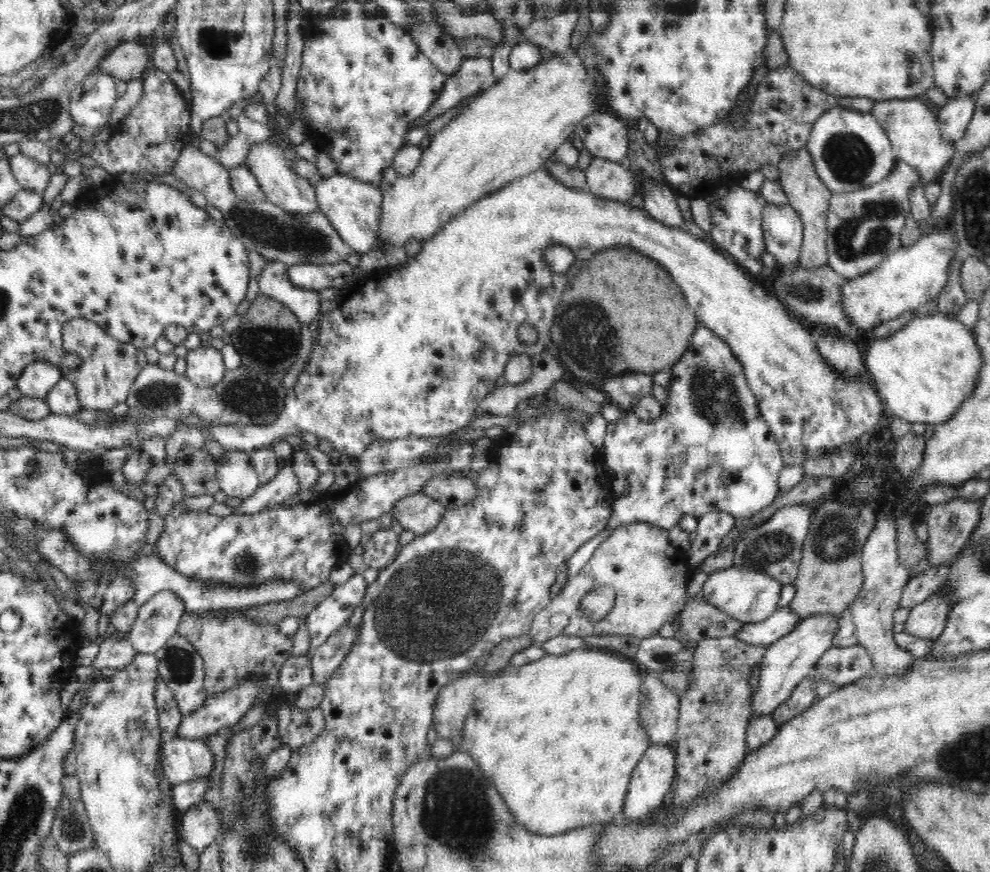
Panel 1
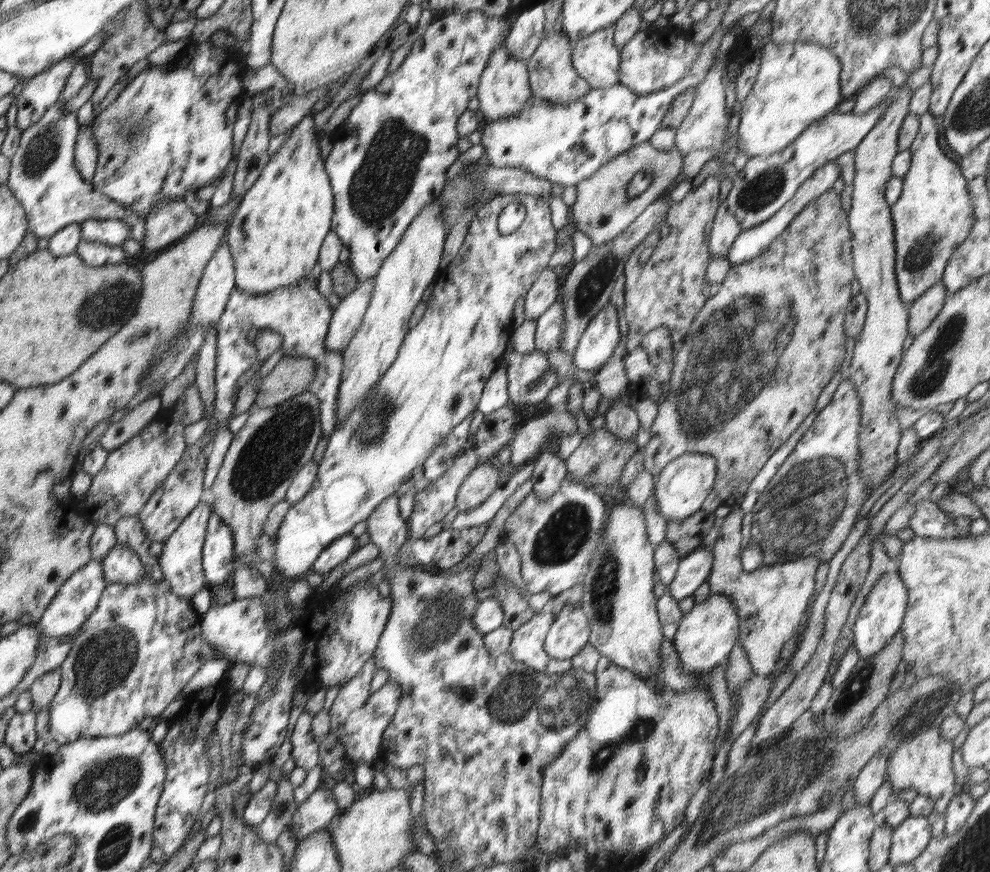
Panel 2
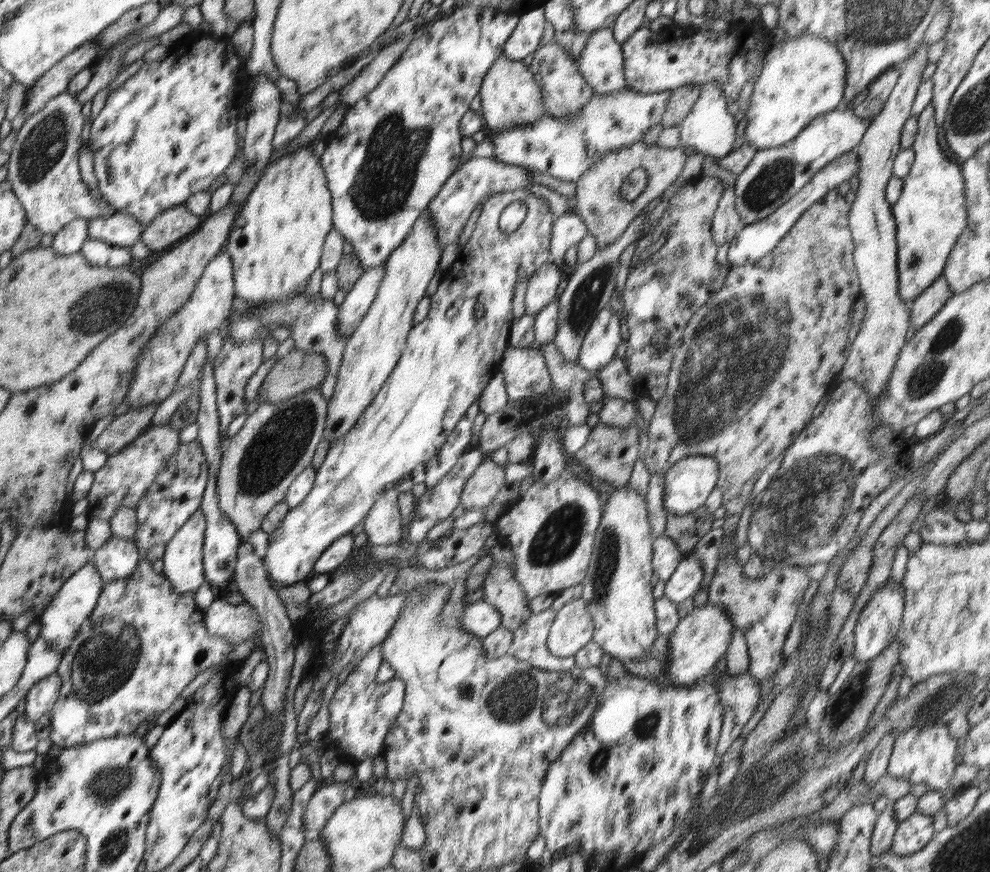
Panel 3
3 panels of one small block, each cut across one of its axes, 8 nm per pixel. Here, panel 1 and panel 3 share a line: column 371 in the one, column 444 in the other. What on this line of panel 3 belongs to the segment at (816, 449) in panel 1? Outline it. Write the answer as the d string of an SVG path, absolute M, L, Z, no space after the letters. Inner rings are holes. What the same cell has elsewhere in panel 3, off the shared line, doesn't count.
M523 189L490 194L483 202L470 240L464 250L459 250L460 258L448 270L452 274L452 282L442 282L444 288L438 287L431 296L426 318L411 328L396 368L386 378L378 395L372 398L370 406L360 414L354 428L350 428L346 436L330 444L327 457L316 471L310 494L296 508L289 509L278 528L269 534L268 551L262 559L270 580L289 586L306 578L323 550L337 538L350 533L354 526L358 526L384 491L393 488L397 480L402 480L404 474L410 474L418 464L425 464L438 454L448 434L454 430L468 407L480 398L492 376L500 370L509 345L510 327L515 320L511 304L516 281L520 277L530 280L538 267L548 261L552 225L553 216L547 201ZM512 202L526 205L527 215L518 229L505 233L498 227L500 214ZM478 302L484 307L481 318L475 316Z

